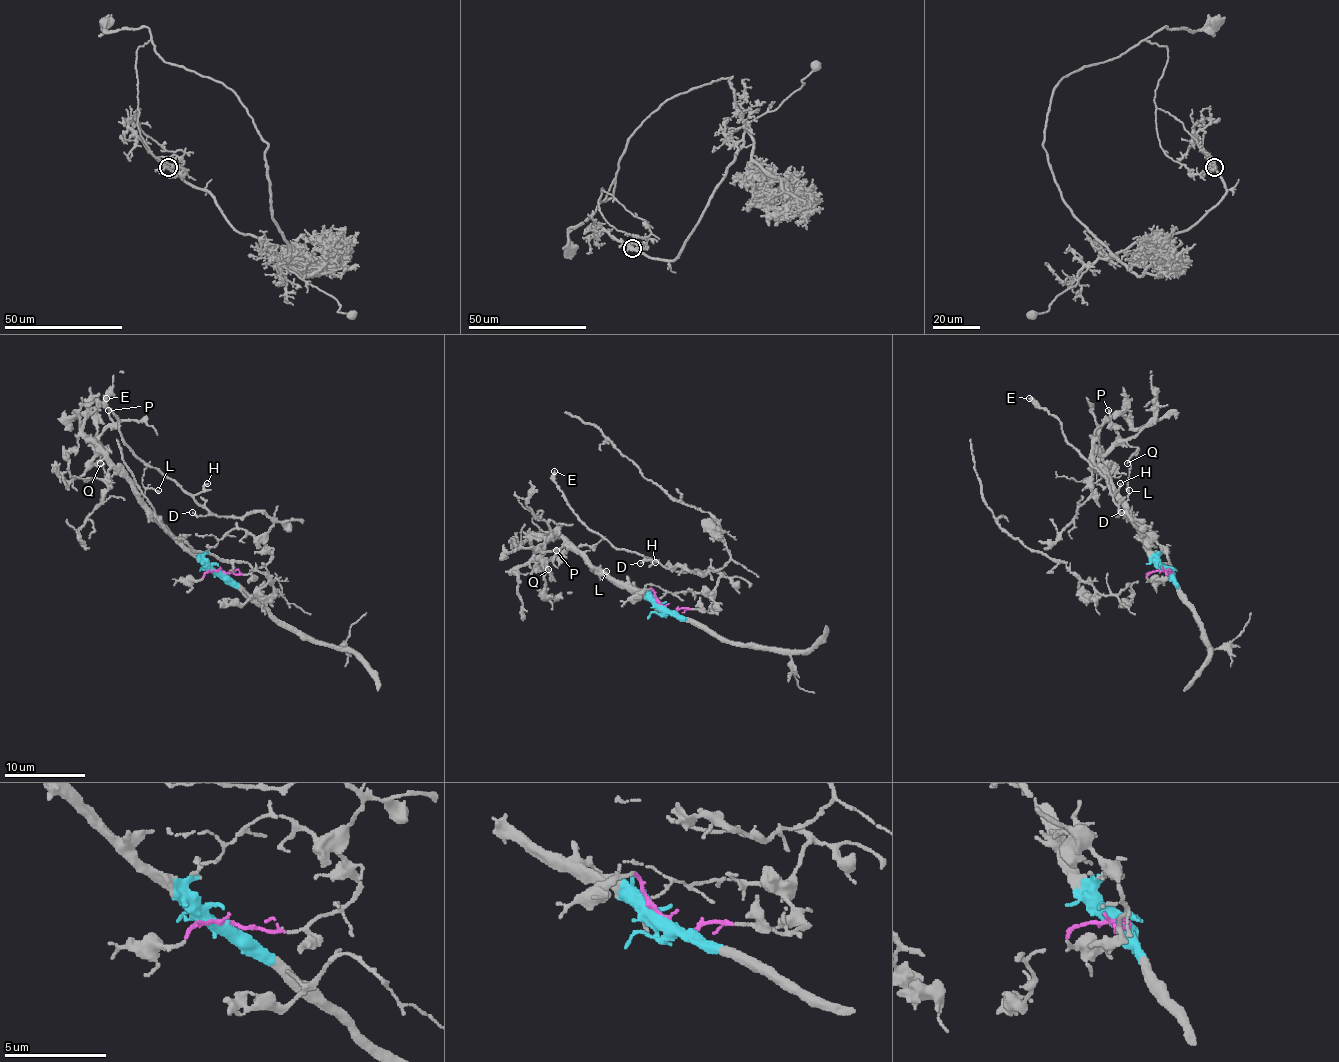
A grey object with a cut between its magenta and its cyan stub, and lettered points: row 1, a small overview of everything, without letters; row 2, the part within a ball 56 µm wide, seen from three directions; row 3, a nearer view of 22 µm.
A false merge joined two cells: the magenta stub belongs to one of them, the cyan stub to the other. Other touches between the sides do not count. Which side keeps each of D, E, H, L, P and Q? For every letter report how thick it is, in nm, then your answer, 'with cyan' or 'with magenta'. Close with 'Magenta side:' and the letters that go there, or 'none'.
D: 140 nm | with magenta
E: 360 nm | with magenta
H: 80 nm | with magenta
L: 120 nm | with cyan
P: 120 nm | with cyan
Q: 90 nm | with cyan
Magenta side: D, E, H

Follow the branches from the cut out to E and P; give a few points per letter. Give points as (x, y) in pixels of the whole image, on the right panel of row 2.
E: (1167, 570), (1167, 554), (1118, 509), (1106, 479), (1029, 398)
P: (1167, 570), (1118, 499), (1112, 481), (1094, 463), (1096, 452), (1104, 454), (1118, 432), (1108, 410)

